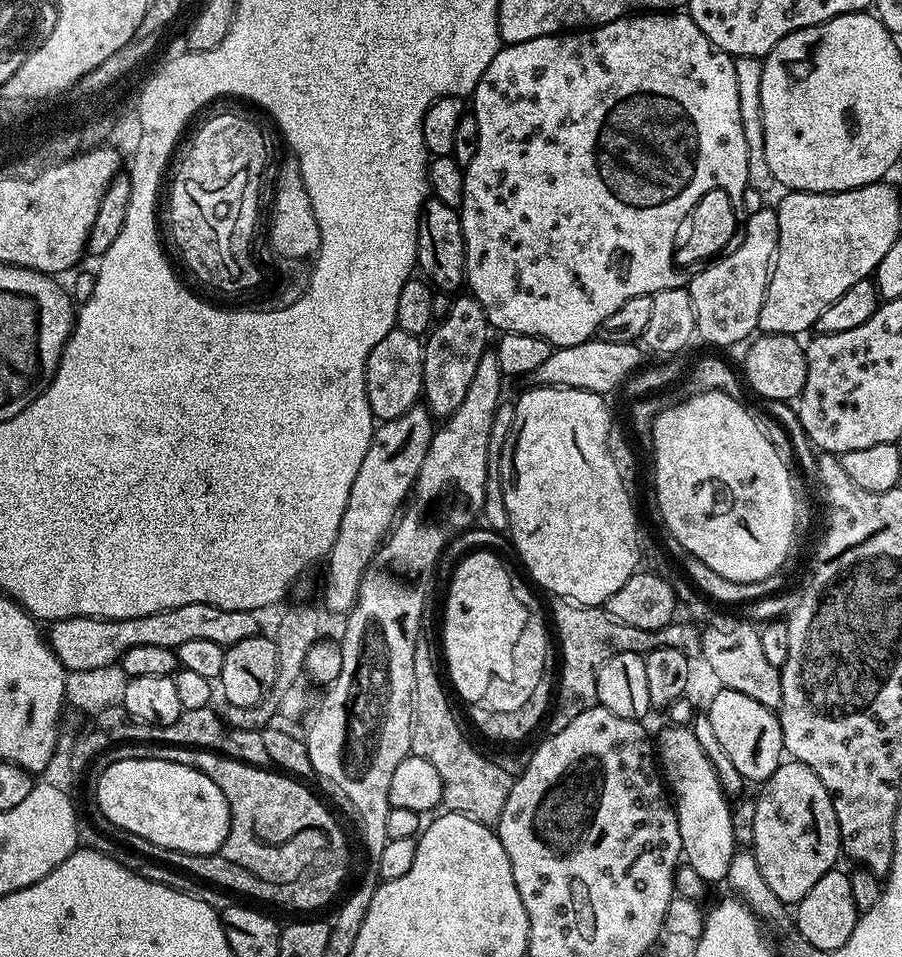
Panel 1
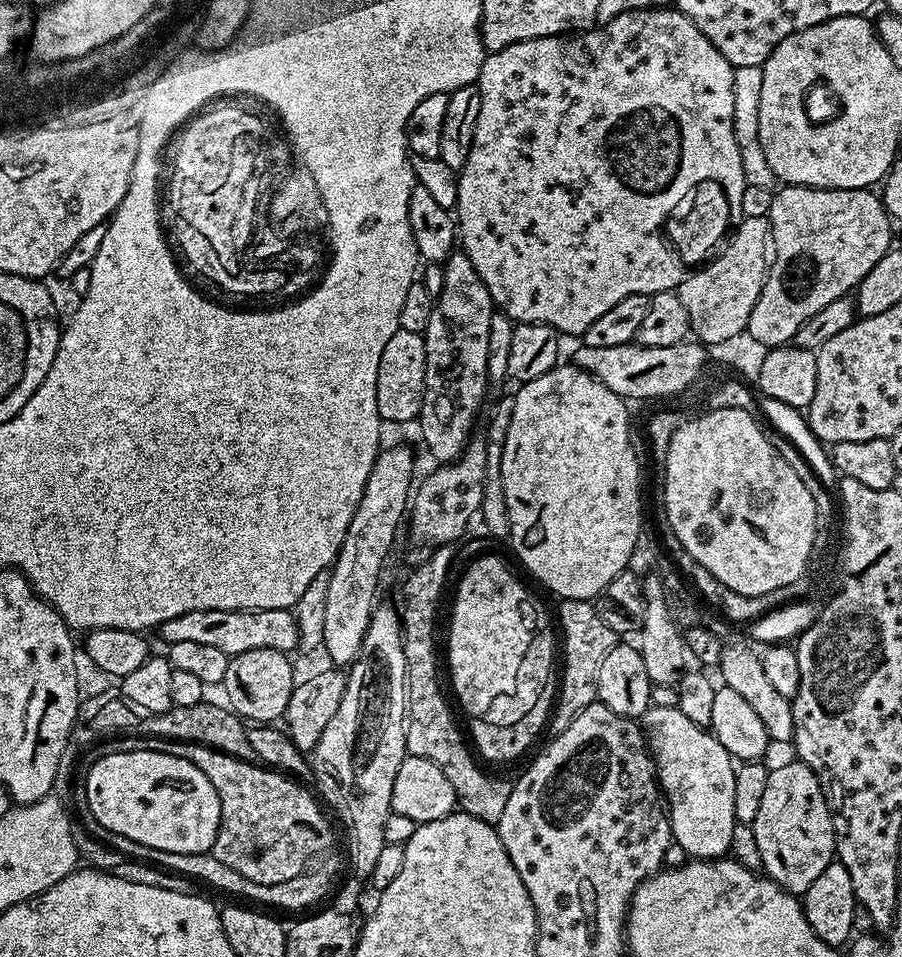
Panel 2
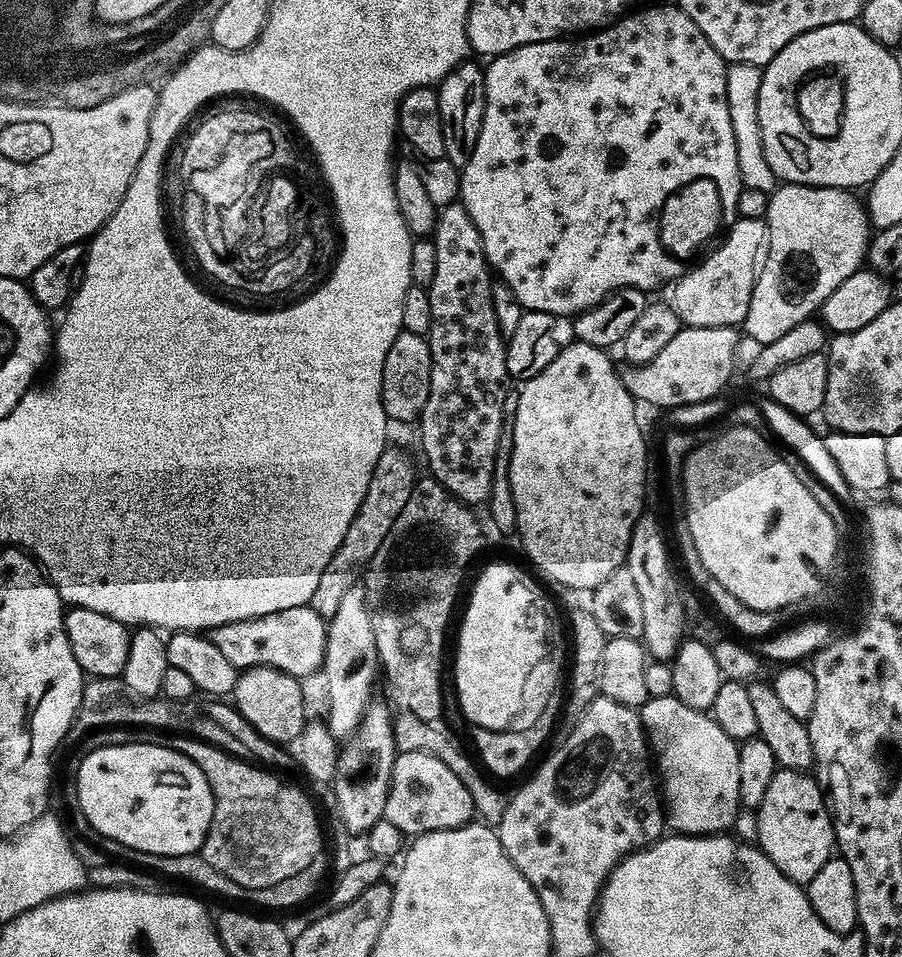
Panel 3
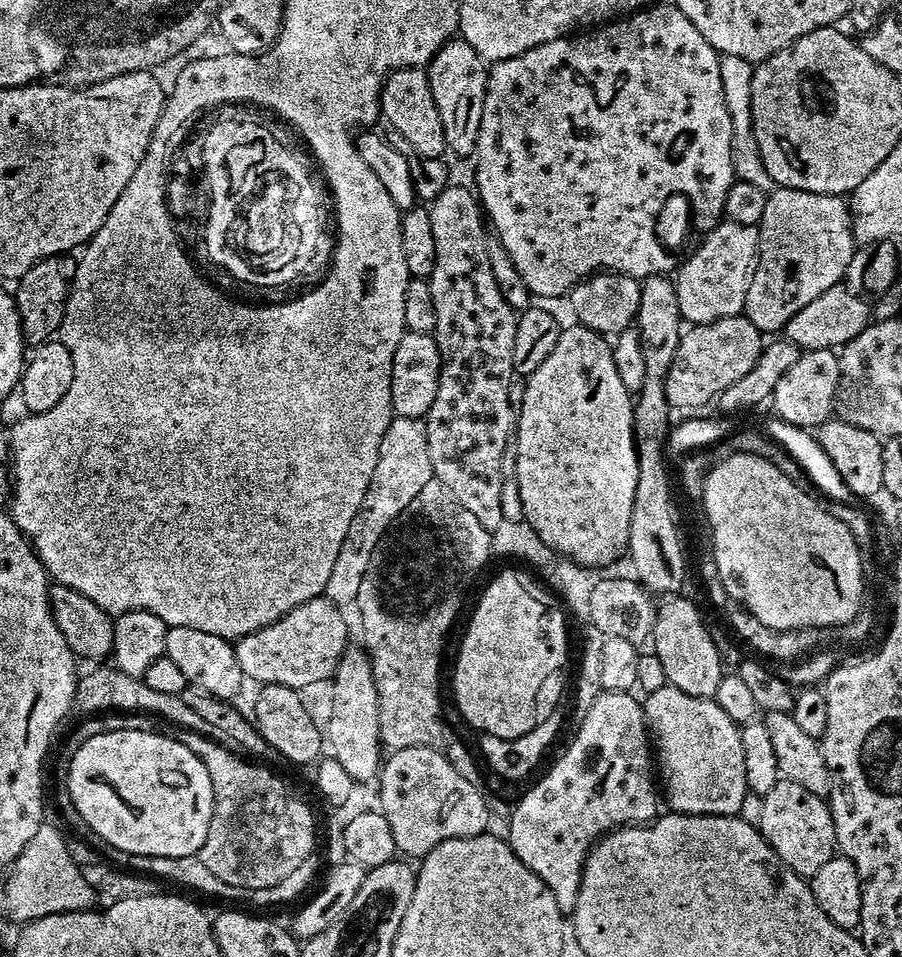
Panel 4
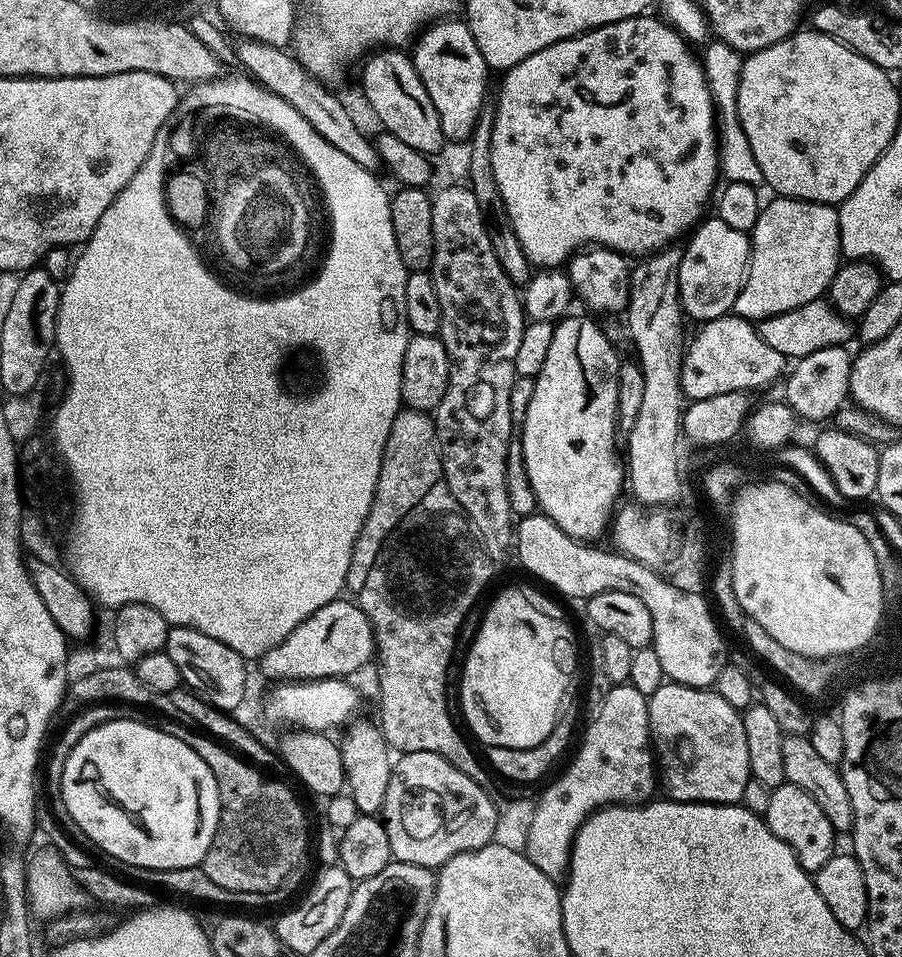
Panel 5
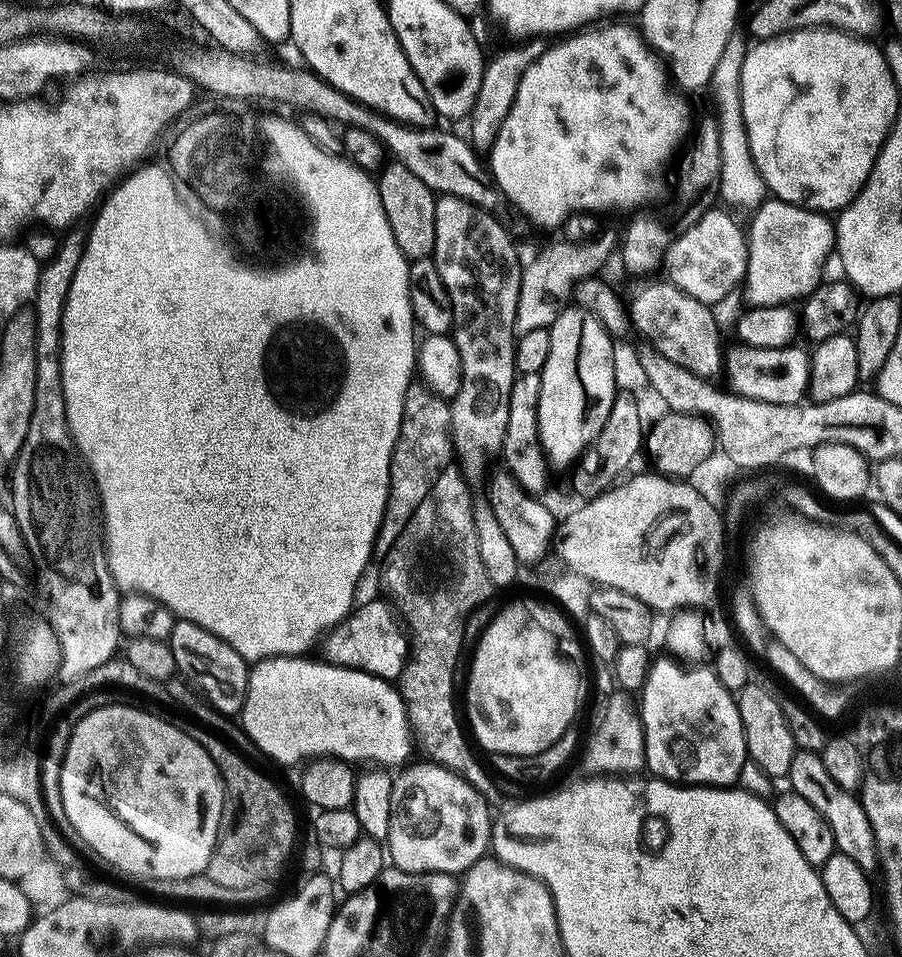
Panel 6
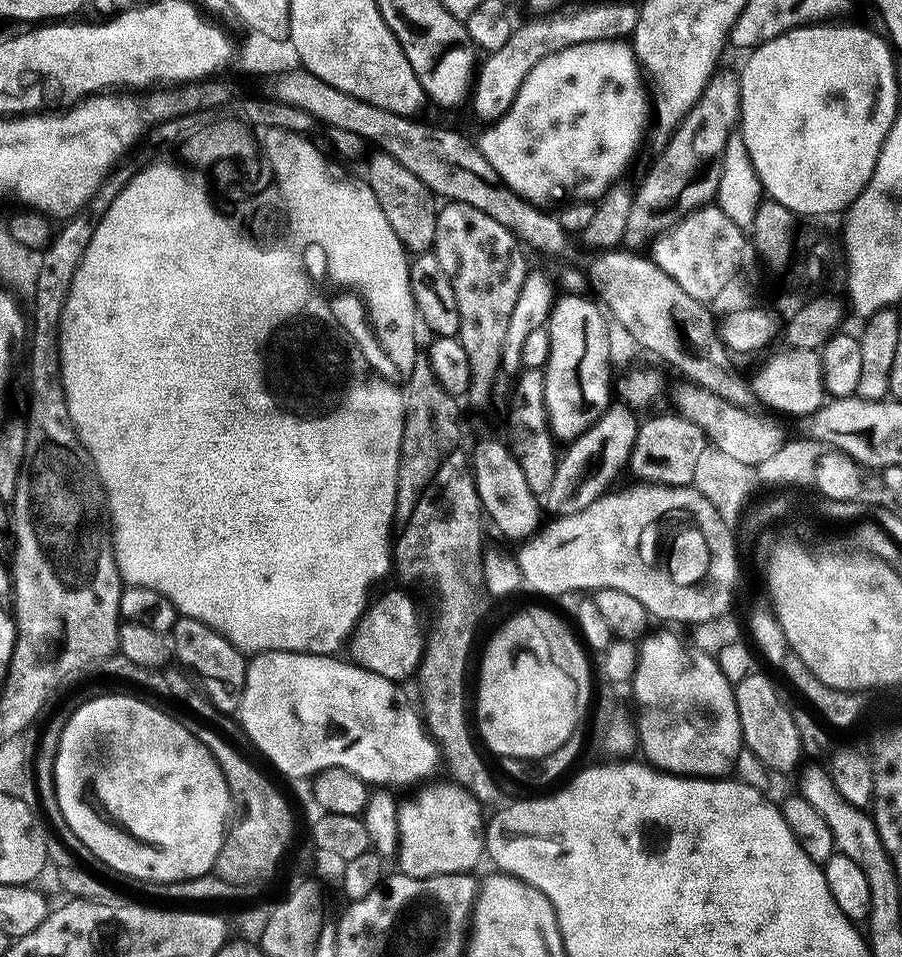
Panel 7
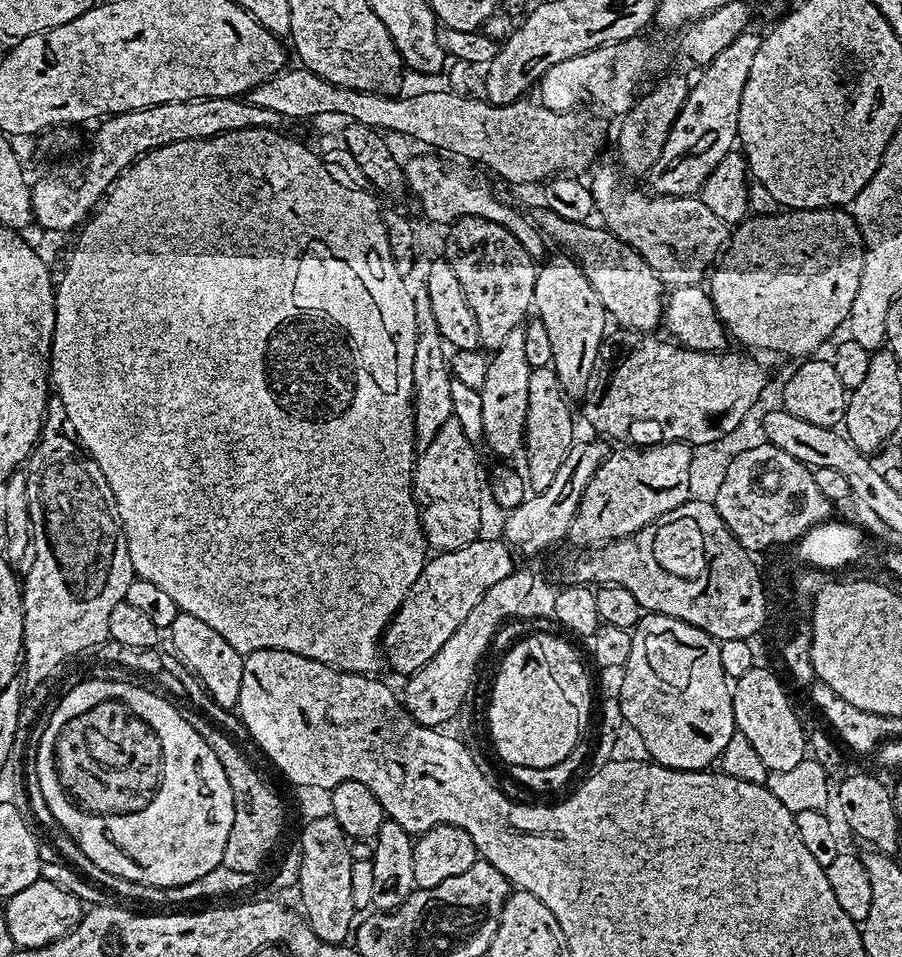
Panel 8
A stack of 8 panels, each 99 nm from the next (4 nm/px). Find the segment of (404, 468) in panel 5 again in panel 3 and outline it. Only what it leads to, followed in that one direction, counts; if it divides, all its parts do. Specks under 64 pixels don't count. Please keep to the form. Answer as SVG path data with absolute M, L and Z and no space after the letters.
M385 447L372 471L370 486L366 486L366 498L362 498L362 506L358 506L354 522L350 522L346 538L342 538L342 546L338 546L338 550L334 550L334 558L326 562L326 571L322 578L318 578L318 586L314 589L310 606L324 621L338 612L346 590L354 586L352 572L359 573L367 566L378 546L382 546L382 538L390 534L390 526L394 526L394 518L402 514L402 506L406 506L417 479L418 473L411 458L400 448Z

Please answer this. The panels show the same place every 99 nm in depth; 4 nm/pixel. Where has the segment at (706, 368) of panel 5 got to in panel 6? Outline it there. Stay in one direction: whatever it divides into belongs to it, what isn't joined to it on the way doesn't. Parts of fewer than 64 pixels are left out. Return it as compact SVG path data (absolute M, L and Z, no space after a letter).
M737 343L737 348L727 349L722 364L728 368L727 387L739 396L762 402L799 404L808 391L808 366L810 356L807 351L789 346L786 348L755 348L749 344Z

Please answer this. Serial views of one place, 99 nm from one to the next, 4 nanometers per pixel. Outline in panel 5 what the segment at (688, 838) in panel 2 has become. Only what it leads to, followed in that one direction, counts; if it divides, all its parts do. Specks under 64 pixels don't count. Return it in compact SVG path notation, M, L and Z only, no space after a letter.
M664 682L664 685L648 696L648 727L650 729L650 740L654 745L654 756L658 761L658 772L662 777L662 788L665 788L667 799L681 800L683 804L738 804L743 798L743 791L750 779L748 770L748 751L746 750L746 730L741 713L726 698L722 698L714 690L706 688L691 688L685 684L673 684Z

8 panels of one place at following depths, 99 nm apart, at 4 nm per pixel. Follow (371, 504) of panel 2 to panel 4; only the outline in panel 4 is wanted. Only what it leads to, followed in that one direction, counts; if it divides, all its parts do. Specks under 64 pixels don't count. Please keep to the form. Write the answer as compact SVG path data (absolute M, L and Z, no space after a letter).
M349 646L332 677L334 702L330 724L326 733L326 744L332 747L330 756L342 764L346 774L355 782L377 779L382 767L382 745L380 743L380 719L378 718L378 690L374 686L372 658L363 647Z

